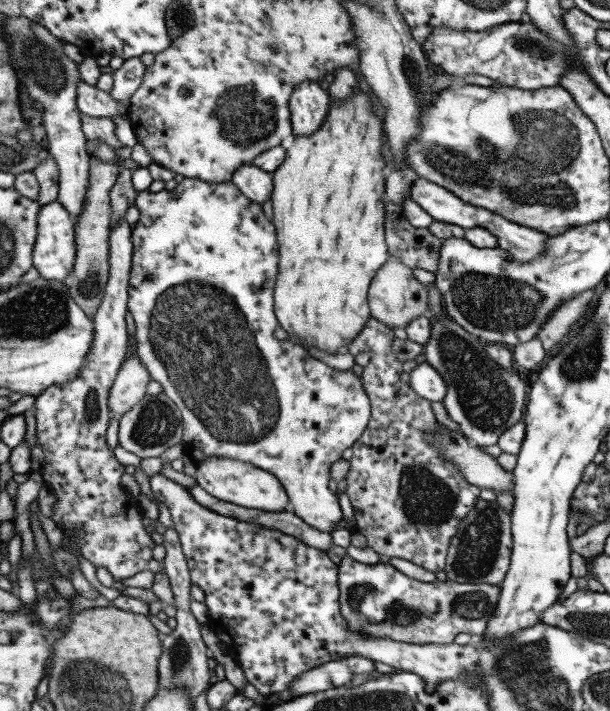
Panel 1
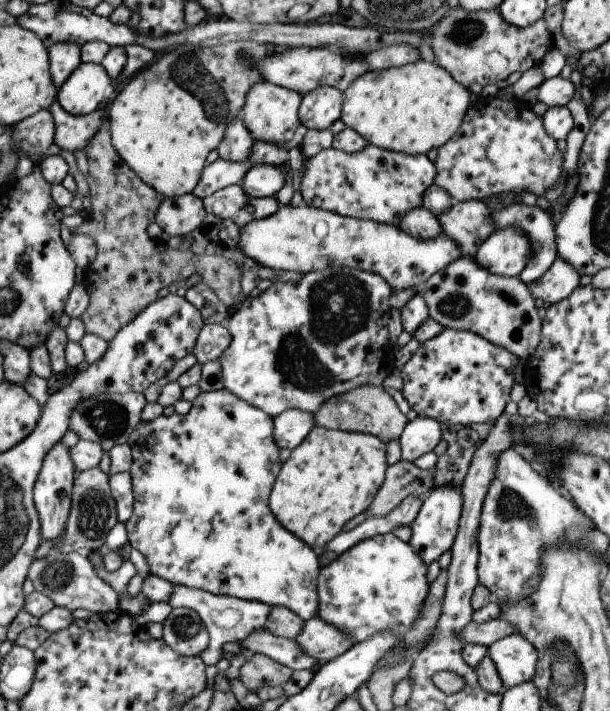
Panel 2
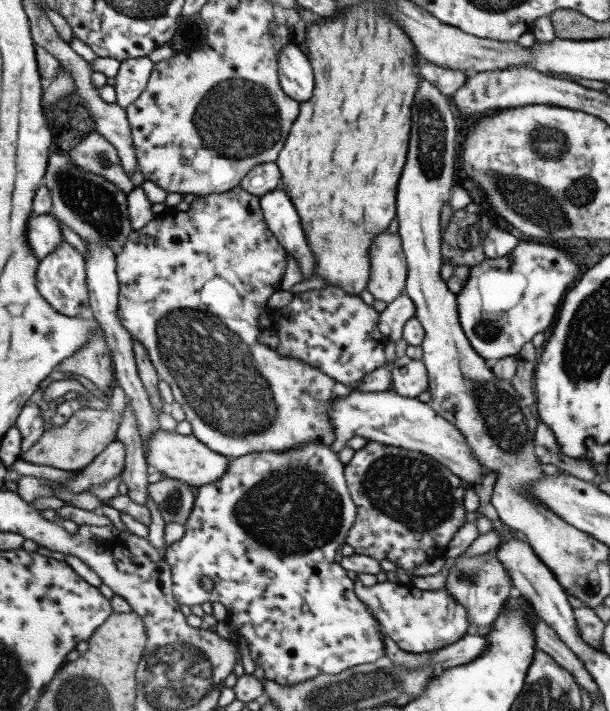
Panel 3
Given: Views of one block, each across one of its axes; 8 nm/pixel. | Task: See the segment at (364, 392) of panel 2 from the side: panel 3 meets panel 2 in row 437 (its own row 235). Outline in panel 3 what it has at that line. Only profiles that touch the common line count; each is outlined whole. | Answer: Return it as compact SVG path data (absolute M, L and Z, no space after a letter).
M386 230L377 233L371 239L371 245L369 245L369 276L366 290L371 293L373 300L380 300L387 304L404 292L406 262L400 244L399 235L389 233Z

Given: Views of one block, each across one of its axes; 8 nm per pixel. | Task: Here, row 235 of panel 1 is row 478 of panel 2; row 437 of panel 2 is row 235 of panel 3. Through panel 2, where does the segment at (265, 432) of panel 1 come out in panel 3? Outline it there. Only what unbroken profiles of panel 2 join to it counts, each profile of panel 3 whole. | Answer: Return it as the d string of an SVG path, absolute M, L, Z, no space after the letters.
M234 186L229 190L205 196L195 195L192 202L189 202L189 208L186 211L165 207L159 216L149 220L143 228L132 230L131 234L127 236L121 252L114 255L116 280L118 281L117 320L119 320L119 324L127 330L132 341L139 342L145 348L156 375L168 384L173 400L178 402L183 410L184 420L191 426L191 434L209 450L227 458L237 458L244 454L263 451L287 451L287 449L295 449L295 447L301 447L309 442L330 445L333 443L333 428L327 418L327 409L335 397L343 397L343 395L351 393L353 389L359 389L359 391L391 390L390 367L386 364L375 368L367 376L363 376L363 380L357 388L349 388L349 386L339 384L337 380L325 376L323 372L319 372L295 358L279 356L276 349L270 349L258 342L258 334L261 329L259 329L257 321L259 321L259 316L268 314L266 304L269 296L280 290L283 272L287 266L285 256L286 250L283 250L283 247L276 241L263 220L258 197L249 194L241 186Z

